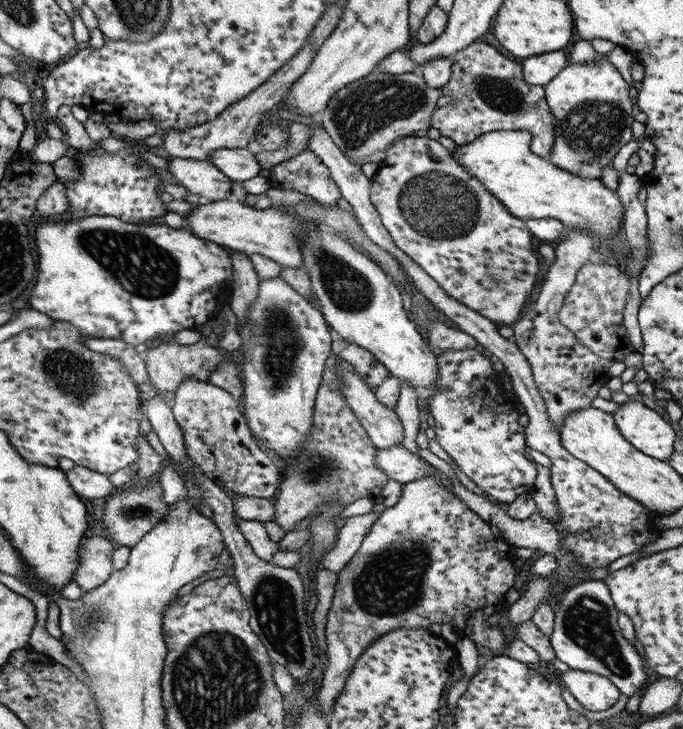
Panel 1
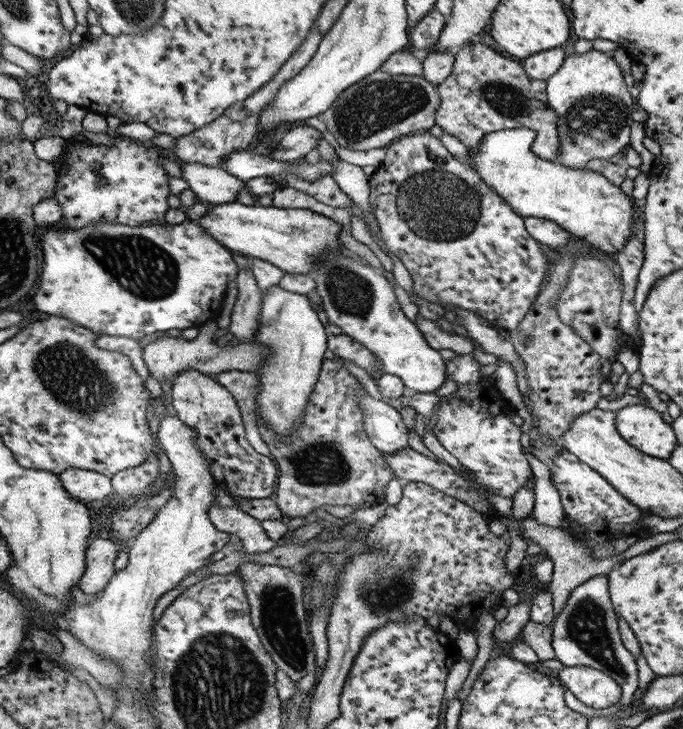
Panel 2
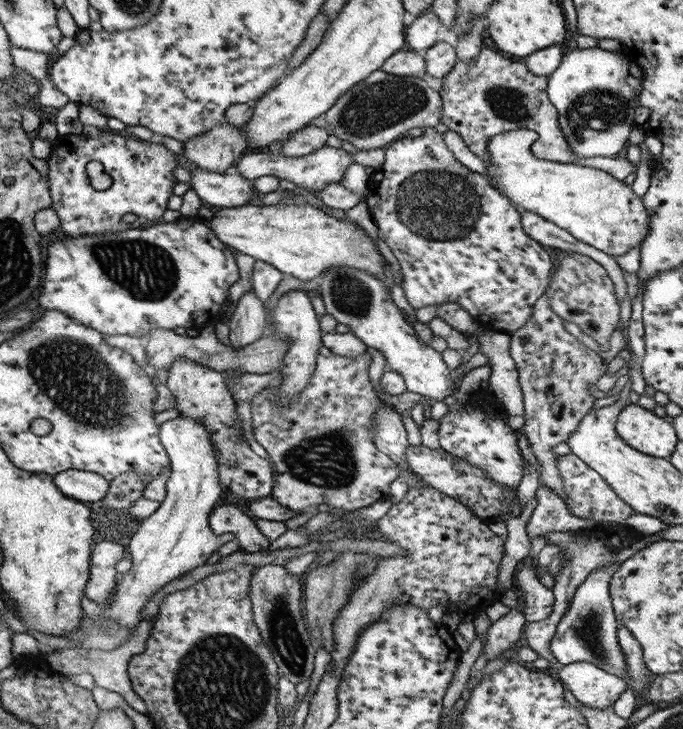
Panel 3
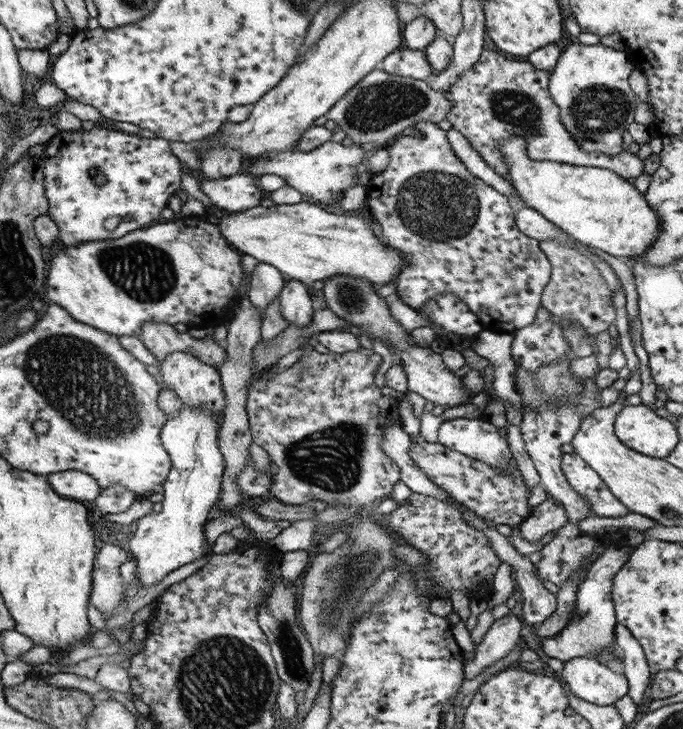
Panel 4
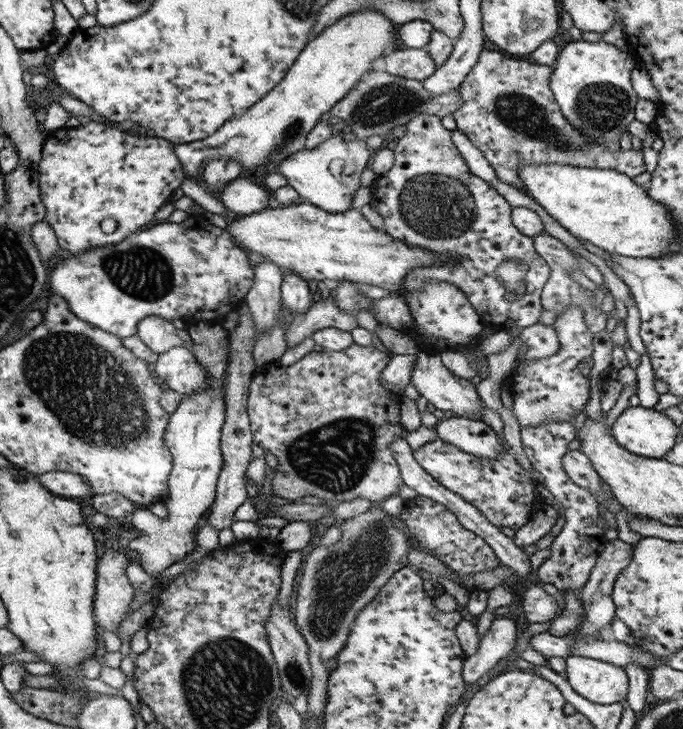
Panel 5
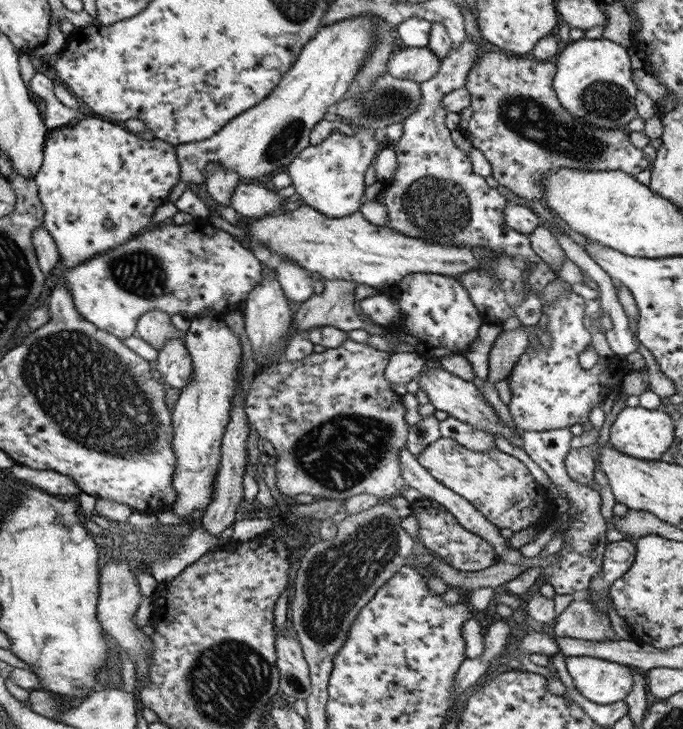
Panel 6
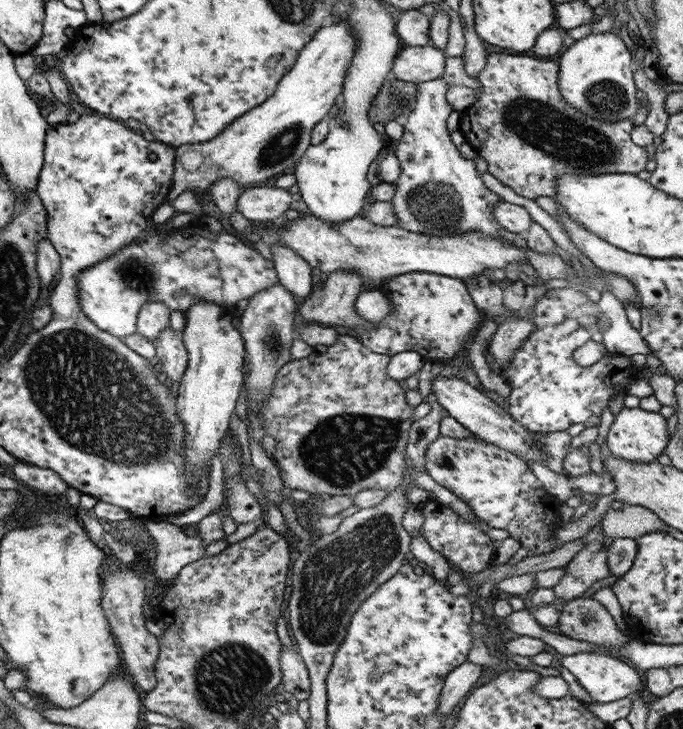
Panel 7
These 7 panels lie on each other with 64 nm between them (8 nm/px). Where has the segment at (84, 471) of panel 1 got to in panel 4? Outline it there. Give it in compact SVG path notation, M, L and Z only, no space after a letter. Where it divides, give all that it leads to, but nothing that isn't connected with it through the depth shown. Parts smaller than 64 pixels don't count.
M64 470L46 475L48 485L55 494L73 501L95 501L102 492L96 480L86 472Z

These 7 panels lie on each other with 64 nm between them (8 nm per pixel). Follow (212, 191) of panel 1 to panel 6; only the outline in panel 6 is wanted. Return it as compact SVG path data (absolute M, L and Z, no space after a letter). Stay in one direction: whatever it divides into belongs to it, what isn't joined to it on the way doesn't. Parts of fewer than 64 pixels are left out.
M239 182L235 186L234 191L230 196L230 207L235 210L235 212L240 216L245 216L248 219L255 217L262 217L263 215L268 215L269 213L280 212L279 206L284 202L285 198L279 196L275 189L269 190L256 182Z

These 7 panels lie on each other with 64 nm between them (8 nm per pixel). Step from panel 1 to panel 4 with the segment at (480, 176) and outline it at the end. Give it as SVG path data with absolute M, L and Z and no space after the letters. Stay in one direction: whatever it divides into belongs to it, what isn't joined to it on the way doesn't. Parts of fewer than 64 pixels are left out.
M508 136L503 139L502 143L498 144L498 151L505 159L509 184L525 207L536 210L545 220L552 222L564 233L584 245L615 257L639 257L658 235L658 216L627 178L617 176L603 168L529 160L526 153L526 140L522 136Z

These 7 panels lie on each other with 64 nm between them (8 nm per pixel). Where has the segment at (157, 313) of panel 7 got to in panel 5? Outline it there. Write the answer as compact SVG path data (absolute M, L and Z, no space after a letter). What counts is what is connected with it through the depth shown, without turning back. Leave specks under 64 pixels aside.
M158 316L142 318L137 323L135 335L149 350L158 355L174 346L192 350L192 340L188 332L173 327L171 321Z

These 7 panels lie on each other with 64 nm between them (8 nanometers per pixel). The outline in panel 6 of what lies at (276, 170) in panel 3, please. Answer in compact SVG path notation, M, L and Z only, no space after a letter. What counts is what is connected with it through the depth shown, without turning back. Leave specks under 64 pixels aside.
M357 126L354 130L355 134L352 136L346 136L337 130L332 131L319 144L300 150L295 160L291 160L291 164L287 164L282 171L291 179L290 185L303 204L329 218L347 216L358 210L359 199L366 187L363 182L364 172L383 147L383 144L377 144L373 140L373 130L362 126Z

